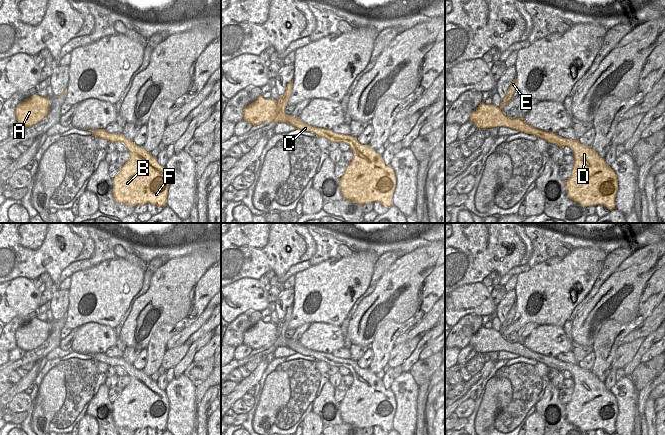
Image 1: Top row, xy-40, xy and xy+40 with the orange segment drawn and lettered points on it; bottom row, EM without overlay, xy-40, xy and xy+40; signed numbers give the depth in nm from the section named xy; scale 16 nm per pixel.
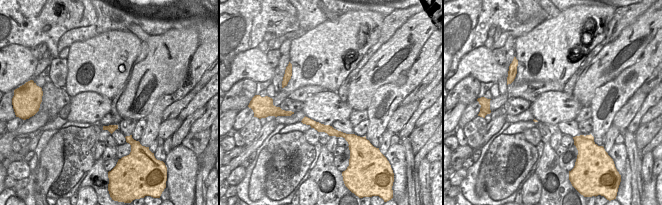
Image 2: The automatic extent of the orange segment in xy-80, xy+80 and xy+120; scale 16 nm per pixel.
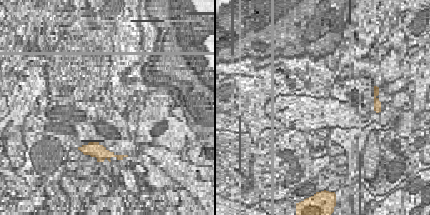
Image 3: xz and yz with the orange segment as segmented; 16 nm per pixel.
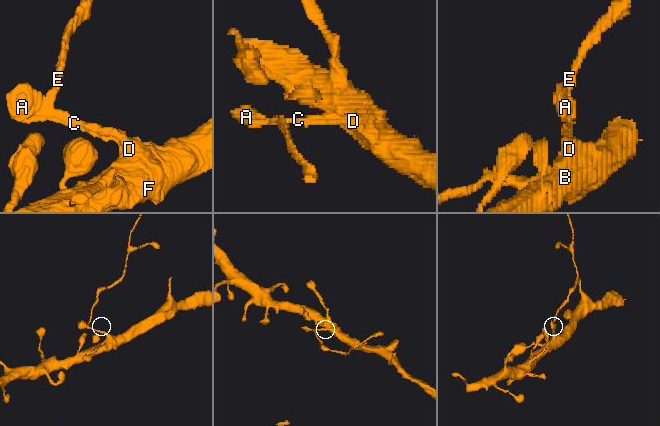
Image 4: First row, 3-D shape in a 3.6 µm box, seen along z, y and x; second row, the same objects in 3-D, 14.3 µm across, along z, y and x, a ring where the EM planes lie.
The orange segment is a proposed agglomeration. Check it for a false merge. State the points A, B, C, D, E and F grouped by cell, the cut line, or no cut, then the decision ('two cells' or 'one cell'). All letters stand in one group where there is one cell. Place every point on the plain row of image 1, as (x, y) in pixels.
groups A B C D F / E; cut xy (276, 326), (276, 333), (284, 336); two cells

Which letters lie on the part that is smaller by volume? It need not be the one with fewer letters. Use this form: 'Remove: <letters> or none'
Remove: E

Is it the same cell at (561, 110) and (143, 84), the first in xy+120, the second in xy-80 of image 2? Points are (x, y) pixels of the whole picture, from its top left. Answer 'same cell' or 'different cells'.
different cells

